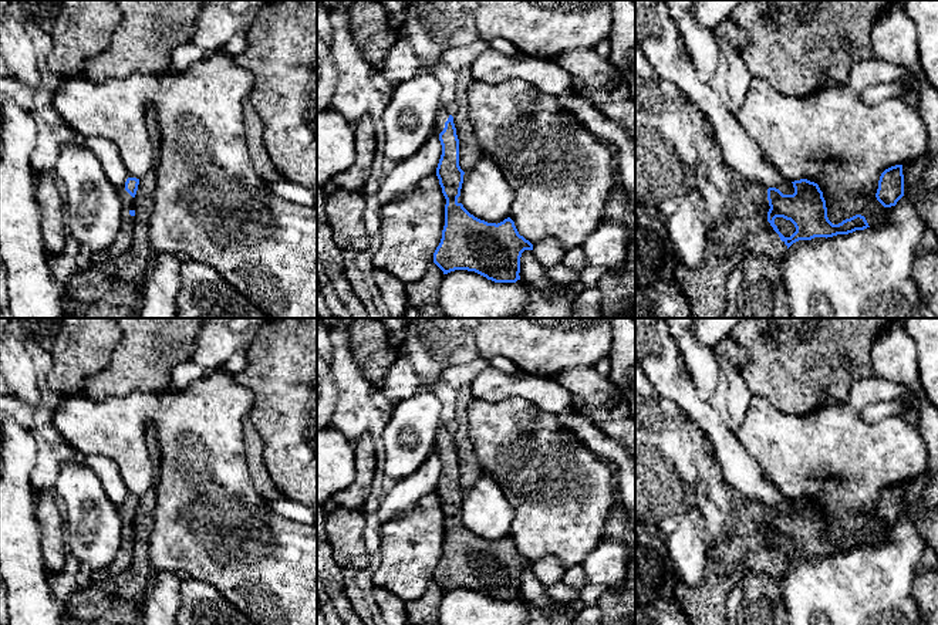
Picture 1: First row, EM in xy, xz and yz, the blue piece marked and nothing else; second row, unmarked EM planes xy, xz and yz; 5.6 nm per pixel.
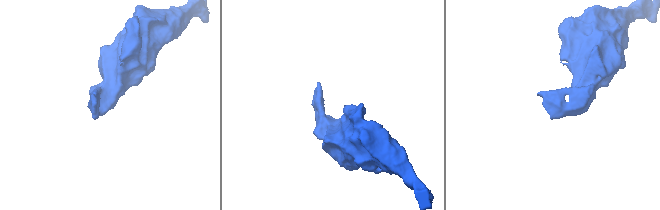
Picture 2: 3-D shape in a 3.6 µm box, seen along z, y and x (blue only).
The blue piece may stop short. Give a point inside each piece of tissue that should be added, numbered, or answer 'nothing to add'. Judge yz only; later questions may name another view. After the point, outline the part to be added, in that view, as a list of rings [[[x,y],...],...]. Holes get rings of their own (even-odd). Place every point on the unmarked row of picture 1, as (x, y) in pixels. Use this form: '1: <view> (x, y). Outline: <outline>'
1: yz (745, 549). Outline: [[[749,503],[715,547],[708,547],[704,577],[689,587],[674,572],[672,592],[691,625],[725,625],[725,602],[746,574],[782,578],[787,564],[760,530],[767,507]]]

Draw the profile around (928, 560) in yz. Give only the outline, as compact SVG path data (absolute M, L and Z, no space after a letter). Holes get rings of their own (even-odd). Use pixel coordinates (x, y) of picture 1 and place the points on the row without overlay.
M928 543L920 557L920 570L938 571L938 554Z

